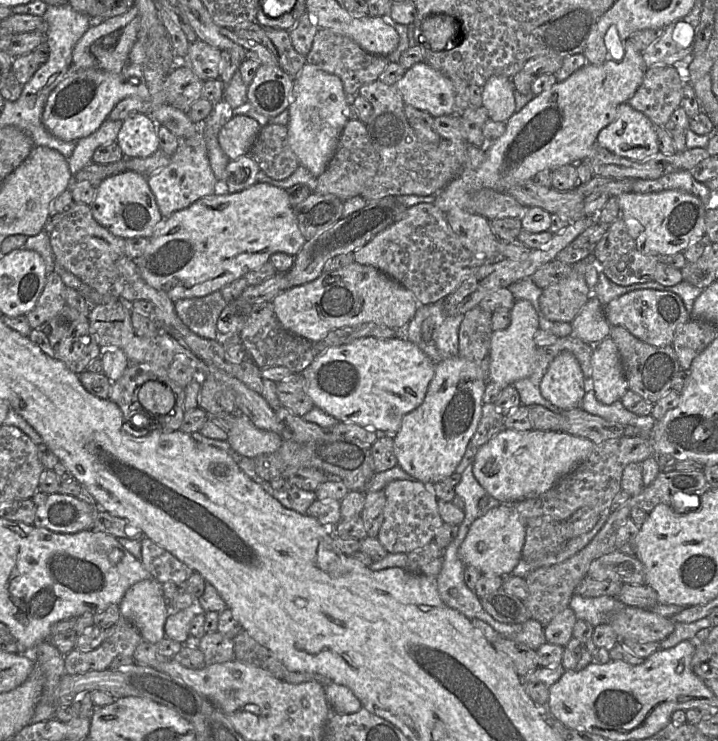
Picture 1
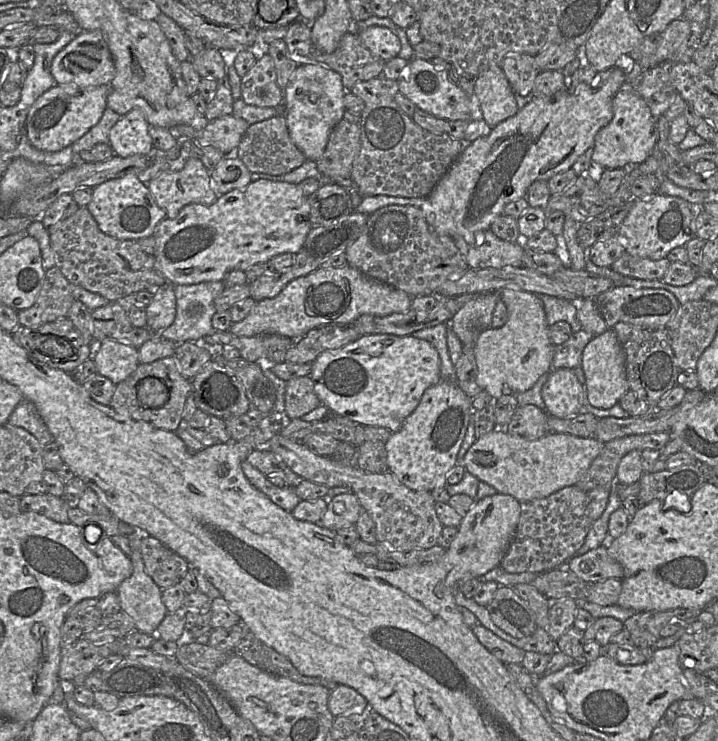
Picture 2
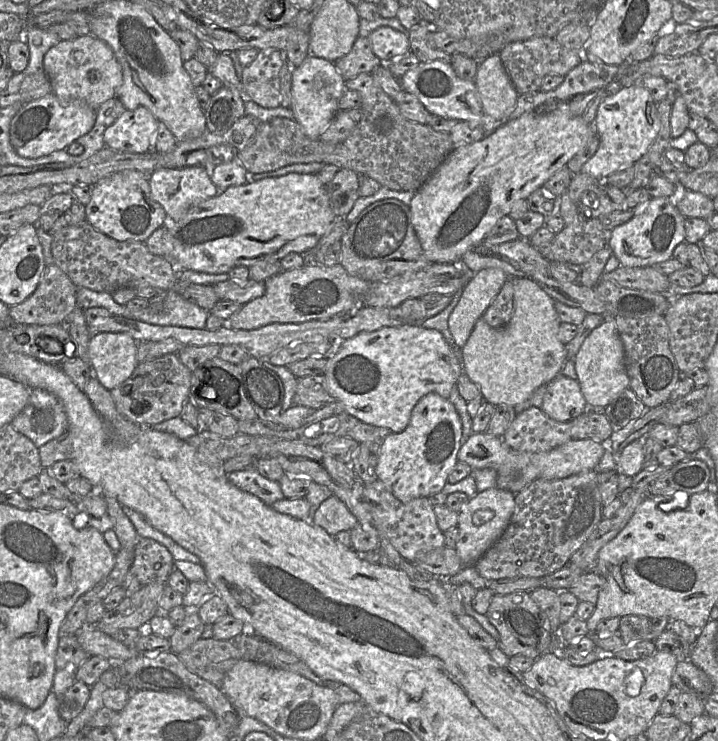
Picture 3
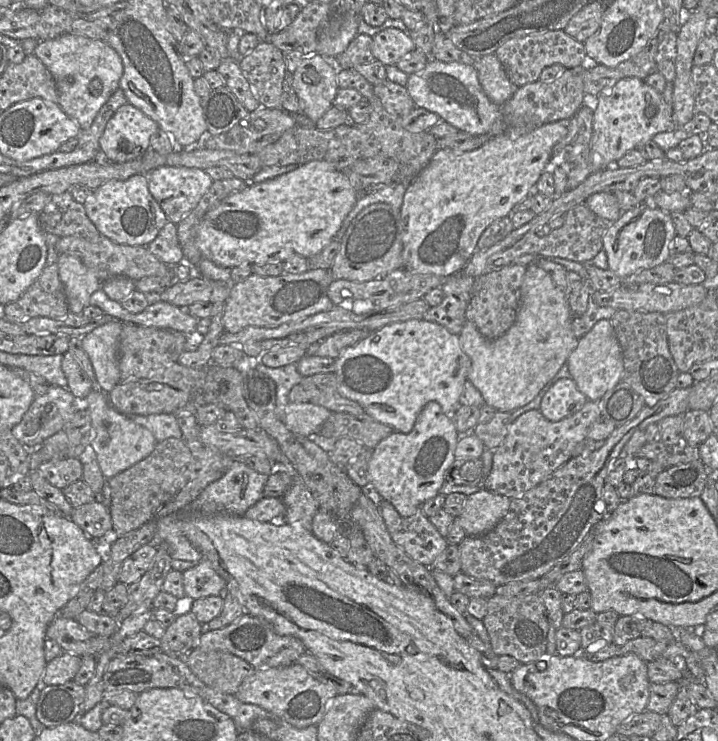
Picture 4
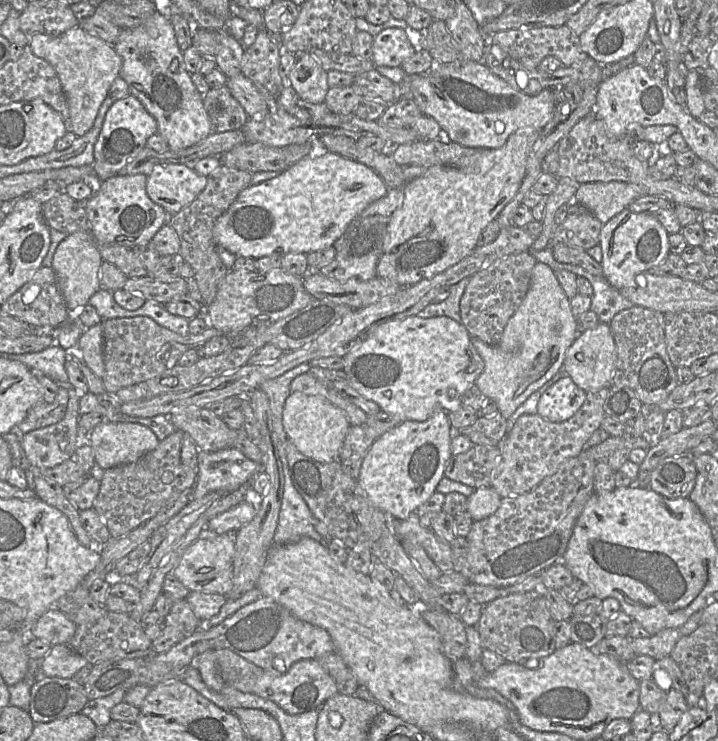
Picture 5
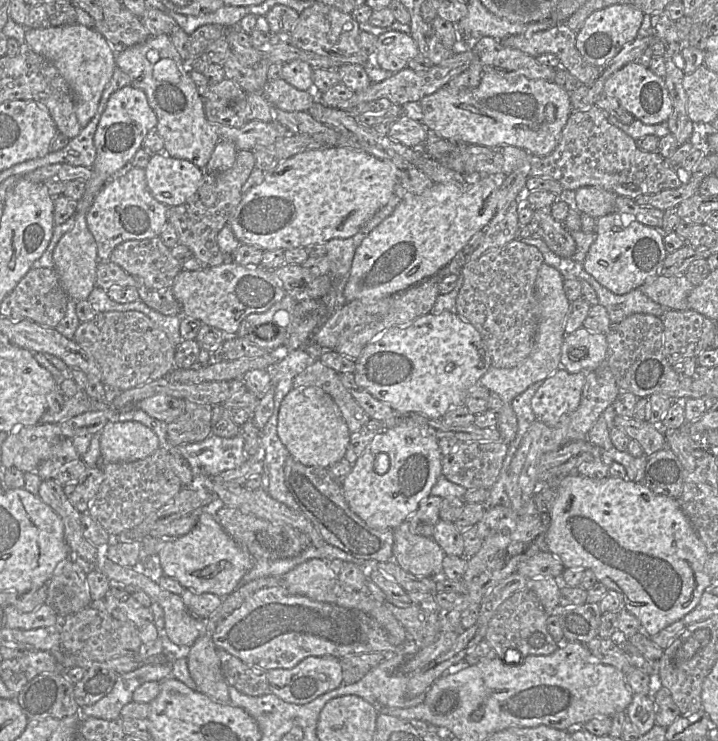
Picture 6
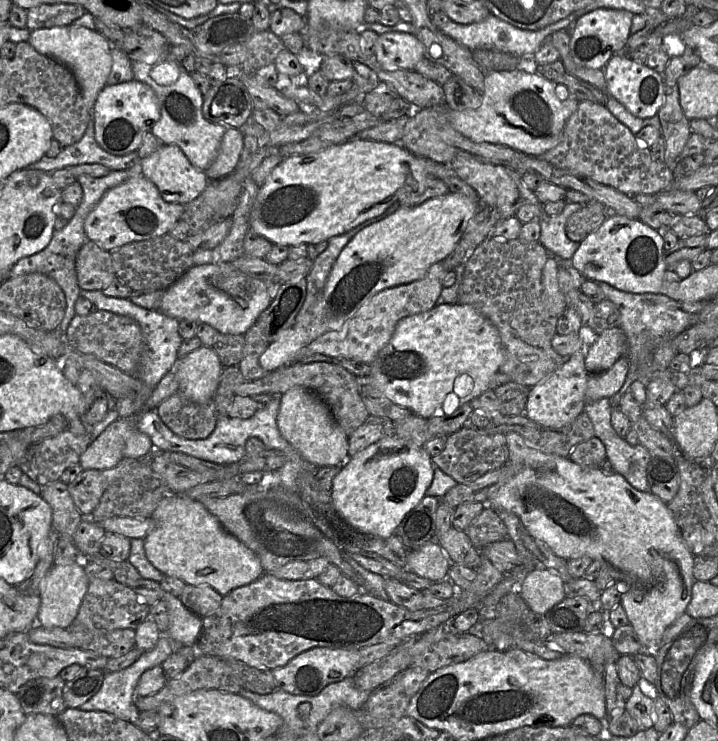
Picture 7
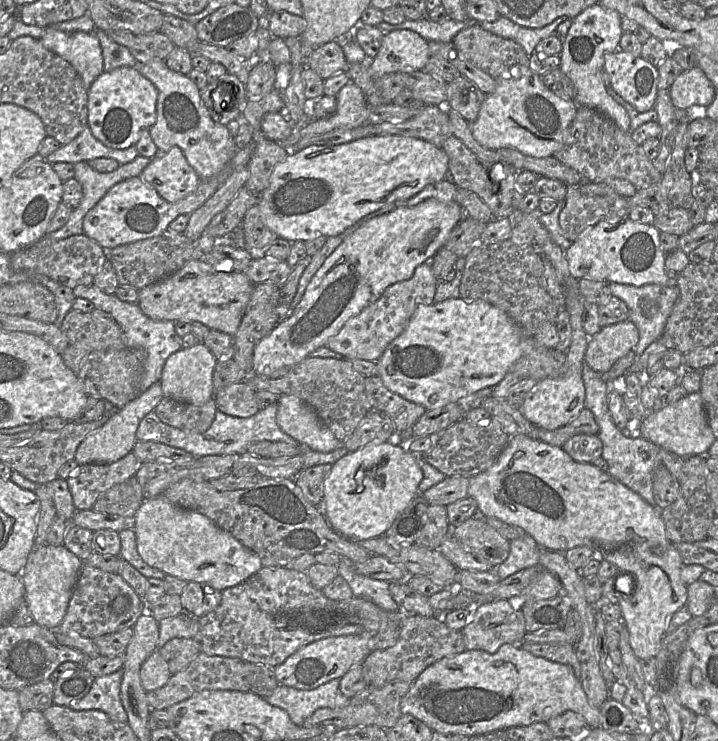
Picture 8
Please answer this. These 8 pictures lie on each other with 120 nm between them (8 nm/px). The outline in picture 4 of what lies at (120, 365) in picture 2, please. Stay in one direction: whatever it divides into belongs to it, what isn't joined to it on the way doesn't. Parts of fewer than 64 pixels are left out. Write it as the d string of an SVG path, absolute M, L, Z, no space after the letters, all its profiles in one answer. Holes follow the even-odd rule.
M120 321L108 322L82 337L82 346L104 393L109 393L121 381L118 344L122 325Z

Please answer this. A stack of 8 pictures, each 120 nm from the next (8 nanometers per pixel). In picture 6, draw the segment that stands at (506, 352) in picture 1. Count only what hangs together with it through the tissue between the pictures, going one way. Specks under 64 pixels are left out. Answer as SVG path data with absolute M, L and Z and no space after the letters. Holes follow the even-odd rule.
M545 262L541 265L535 283L537 332L533 351L524 361L513 368L491 366L479 380L481 385L496 392L503 401L503 407L497 414L497 427L501 434L501 440L506 444L512 442L517 433L517 418L512 407L513 399L530 385L543 382L560 367L561 347L566 336L565 324L570 308L570 302L564 292L563 281L562 274L556 268Z

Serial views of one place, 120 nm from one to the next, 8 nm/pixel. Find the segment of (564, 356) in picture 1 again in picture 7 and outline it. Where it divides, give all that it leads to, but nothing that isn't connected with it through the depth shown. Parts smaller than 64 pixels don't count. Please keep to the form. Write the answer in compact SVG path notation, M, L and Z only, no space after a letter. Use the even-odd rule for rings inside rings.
M576 351L559 368L547 374L529 389L524 414L545 427L559 428L567 425L585 409L588 376L589 373L585 367L585 351Z

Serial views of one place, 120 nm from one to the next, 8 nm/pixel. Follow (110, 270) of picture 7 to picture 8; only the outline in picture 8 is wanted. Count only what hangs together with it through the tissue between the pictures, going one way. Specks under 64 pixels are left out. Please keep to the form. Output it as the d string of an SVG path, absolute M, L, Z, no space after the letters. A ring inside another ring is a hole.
M82 233L60 240L44 236L34 244L13 252L10 262L15 271L31 271L41 274L73 289L78 285L92 285L105 259L106 250Z

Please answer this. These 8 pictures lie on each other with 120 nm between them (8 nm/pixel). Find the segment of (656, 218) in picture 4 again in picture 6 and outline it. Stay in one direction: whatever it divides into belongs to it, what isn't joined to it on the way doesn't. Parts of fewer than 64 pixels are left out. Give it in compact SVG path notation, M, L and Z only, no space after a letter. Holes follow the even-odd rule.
M620 212L604 215L596 220L595 240L583 262L584 268L614 294L627 294L634 289L639 289L645 283L651 283L657 276L661 276L660 269L668 254L664 247L663 236L660 230L644 225L629 215Z

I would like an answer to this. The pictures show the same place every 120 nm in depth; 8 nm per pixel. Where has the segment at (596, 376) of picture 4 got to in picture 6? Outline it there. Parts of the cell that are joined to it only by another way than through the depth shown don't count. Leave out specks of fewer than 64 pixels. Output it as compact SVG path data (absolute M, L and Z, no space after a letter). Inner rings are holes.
M581 327L566 335L562 347L560 367L569 373L590 372L599 368L607 356L607 337Z

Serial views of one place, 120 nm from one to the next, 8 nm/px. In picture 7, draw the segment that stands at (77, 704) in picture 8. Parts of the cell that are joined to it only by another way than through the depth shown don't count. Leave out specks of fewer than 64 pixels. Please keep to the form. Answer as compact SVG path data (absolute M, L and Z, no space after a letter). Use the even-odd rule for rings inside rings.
M161 637L152 650L144 652L141 657L129 667L117 672L106 673L101 689L79 708L84 711L105 711L115 715L121 720L129 721L134 724L140 713L135 706L135 700L136 686L141 675L146 670L161 665L172 653L173 650L168 639Z

